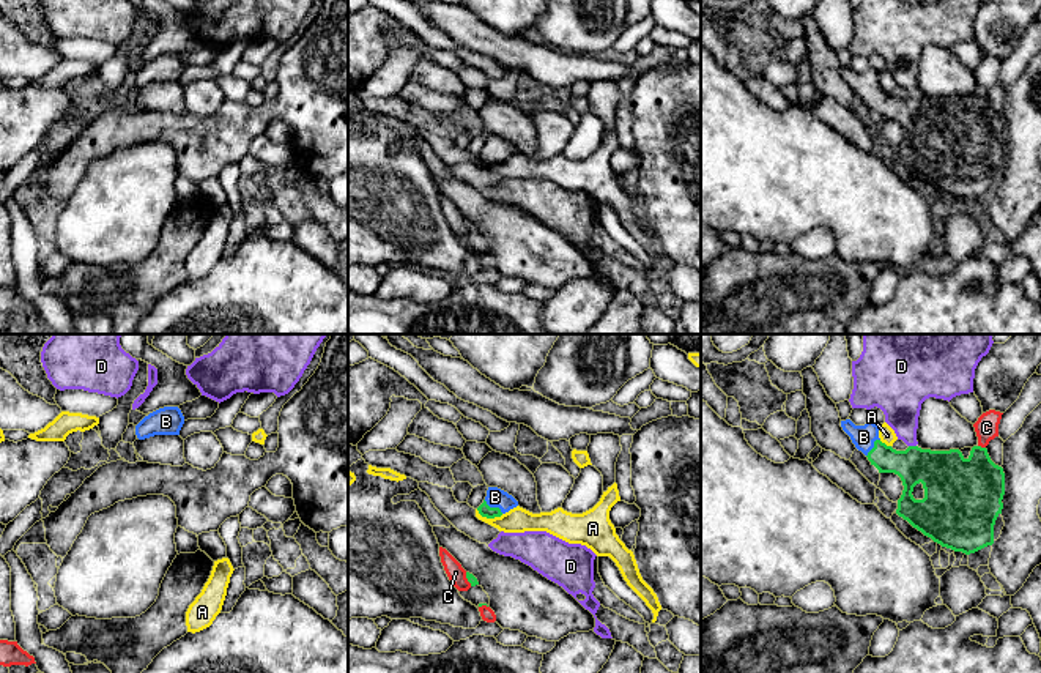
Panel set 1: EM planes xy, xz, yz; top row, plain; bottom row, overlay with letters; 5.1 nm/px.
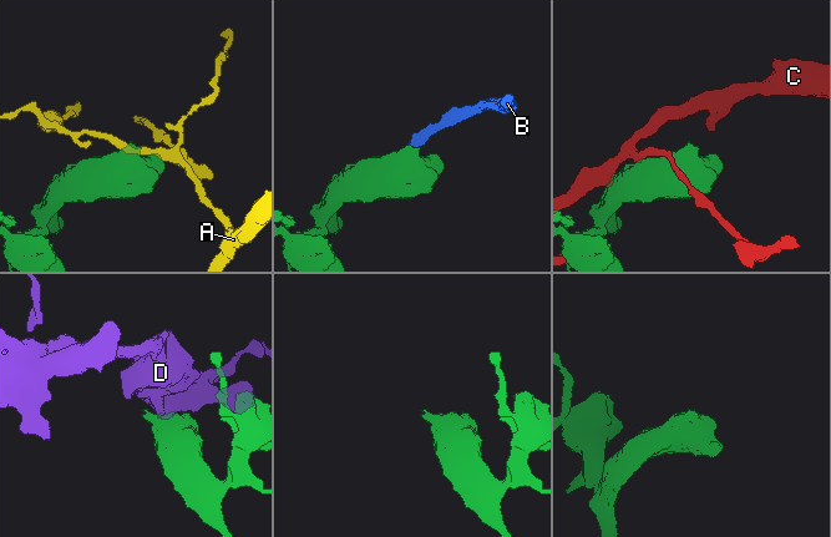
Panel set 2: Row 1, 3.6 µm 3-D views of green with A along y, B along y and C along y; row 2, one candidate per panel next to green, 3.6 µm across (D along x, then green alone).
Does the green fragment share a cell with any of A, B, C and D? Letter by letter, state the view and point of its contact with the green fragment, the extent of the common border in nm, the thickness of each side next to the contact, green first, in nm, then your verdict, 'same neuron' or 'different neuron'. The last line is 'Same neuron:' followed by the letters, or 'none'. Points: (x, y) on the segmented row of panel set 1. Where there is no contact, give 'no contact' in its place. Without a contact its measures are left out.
A: contact xz (490, 517); length 150 nm; calibres 70 and 130 nm; different neuron
B: contact xz (493, 508); length 120 nm; calibres 70 and 100 nm; same neuron
C: contact yz (980, 446); length 40 nm; calibres 360 and 120 nm; different neuron
D: contact yz (912, 446); length 40 nm; calibres 280 and 220 nm; different neuron
Same neuron: B

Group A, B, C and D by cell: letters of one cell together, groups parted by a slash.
A / B / C / D

